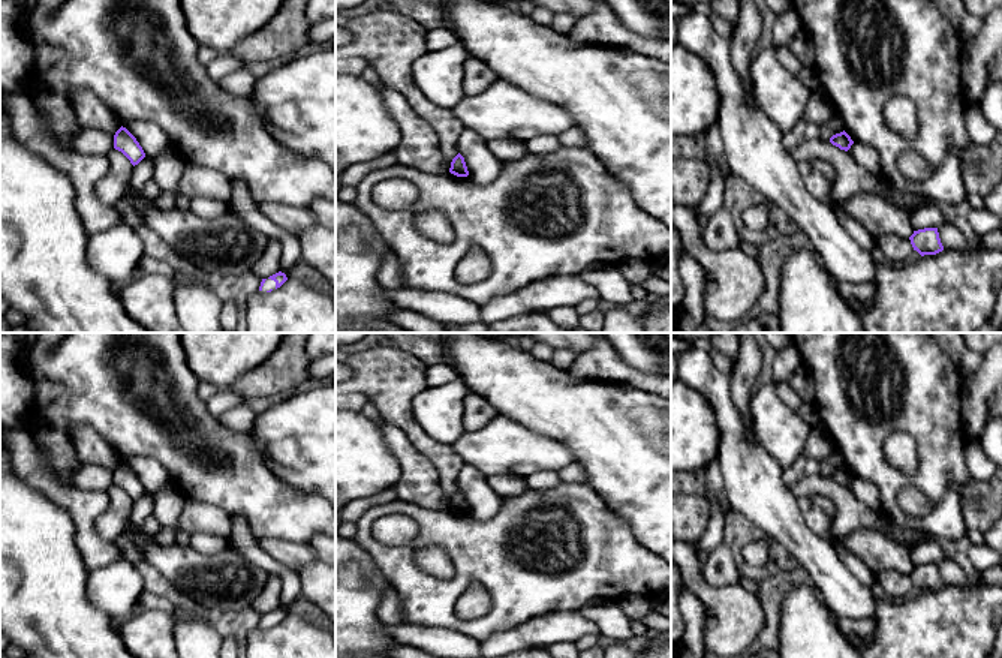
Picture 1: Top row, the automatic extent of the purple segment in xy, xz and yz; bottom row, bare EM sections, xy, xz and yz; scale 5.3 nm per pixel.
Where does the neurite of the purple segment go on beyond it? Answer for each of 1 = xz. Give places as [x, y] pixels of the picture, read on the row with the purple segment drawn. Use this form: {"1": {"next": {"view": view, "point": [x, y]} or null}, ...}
{"1": {"next": null}}

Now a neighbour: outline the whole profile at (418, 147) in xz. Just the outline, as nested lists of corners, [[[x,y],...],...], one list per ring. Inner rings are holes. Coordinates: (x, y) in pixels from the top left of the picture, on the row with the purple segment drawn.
[[[379,88],[383,106],[400,130],[400,139],[391,150],[397,163],[430,174],[446,174],[434,129],[418,115],[409,100],[391,88]]]

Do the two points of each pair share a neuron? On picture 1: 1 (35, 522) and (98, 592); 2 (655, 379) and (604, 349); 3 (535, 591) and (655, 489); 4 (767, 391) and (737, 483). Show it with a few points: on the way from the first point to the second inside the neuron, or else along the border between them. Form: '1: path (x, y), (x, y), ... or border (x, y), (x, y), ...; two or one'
1: border (89, 573), (87, 598), (104, 612); two
2: path (641, 379), (626, 375), (614, 363); one
3: border (596, 490), (604, 502), (629, 526), (641, 544); two
4: border (752, 426), (757, 441), (775, 460); two

